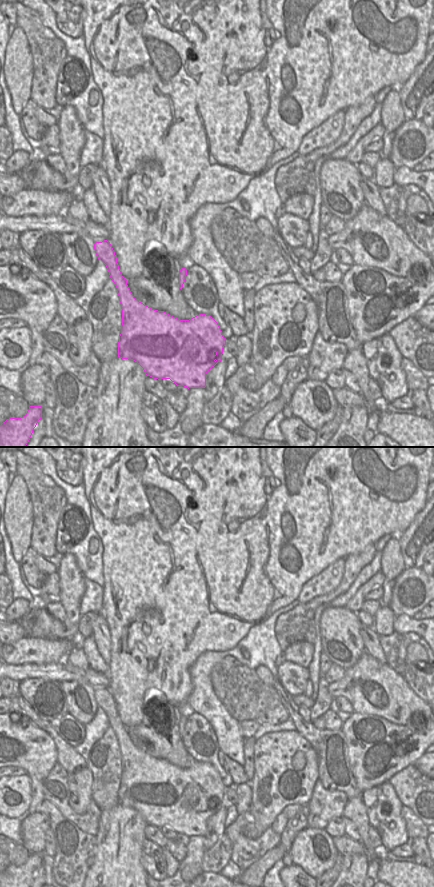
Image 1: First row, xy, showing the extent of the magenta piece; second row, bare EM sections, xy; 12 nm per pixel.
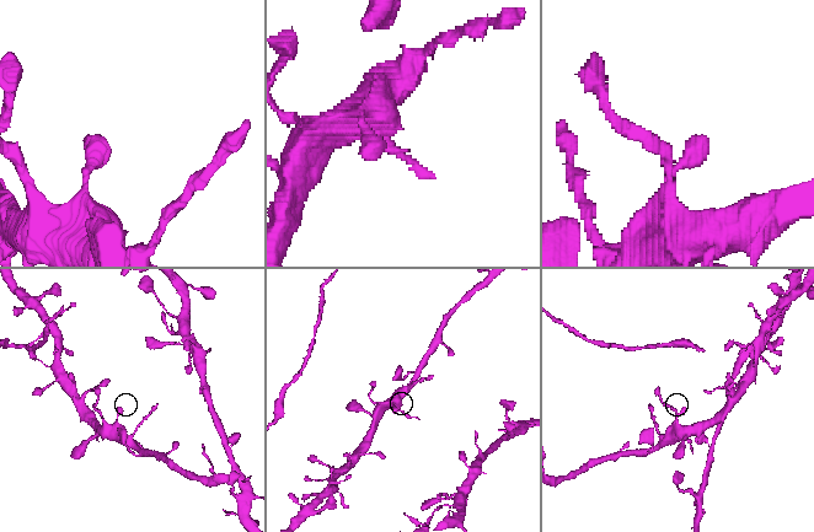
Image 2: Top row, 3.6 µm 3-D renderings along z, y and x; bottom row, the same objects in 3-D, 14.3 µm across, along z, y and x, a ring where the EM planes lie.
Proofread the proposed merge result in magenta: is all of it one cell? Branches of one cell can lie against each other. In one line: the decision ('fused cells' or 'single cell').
single cell

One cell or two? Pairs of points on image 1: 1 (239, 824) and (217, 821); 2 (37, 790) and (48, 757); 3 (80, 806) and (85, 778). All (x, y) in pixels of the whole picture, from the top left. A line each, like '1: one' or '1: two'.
1: two
2: one
3: one

